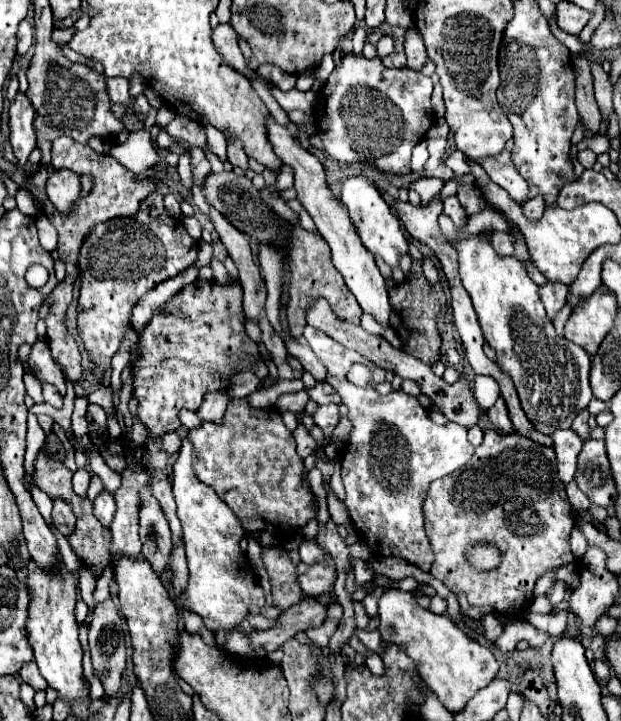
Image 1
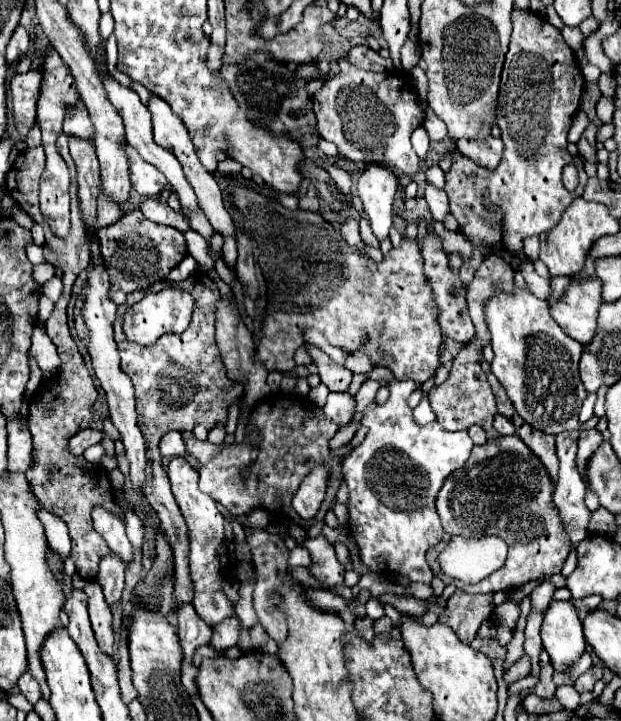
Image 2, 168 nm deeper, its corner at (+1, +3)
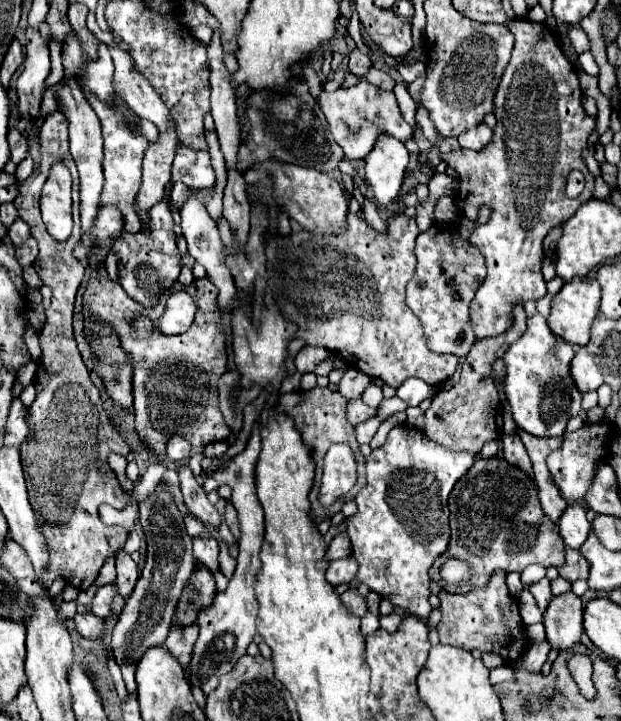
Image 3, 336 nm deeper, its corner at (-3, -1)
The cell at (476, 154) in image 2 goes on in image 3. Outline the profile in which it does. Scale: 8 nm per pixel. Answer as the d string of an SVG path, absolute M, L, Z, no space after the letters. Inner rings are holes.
M484 122L458 136L460 146L470 148L470 150L482 150L490 140L492 140L492 130Z

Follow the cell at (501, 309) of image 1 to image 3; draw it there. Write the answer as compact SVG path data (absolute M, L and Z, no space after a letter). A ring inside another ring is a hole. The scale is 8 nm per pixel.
M540 314L528 318L526 332L504 354L504 390L512 408L512 418L520 426L520 430L526 430L528 434L538 438L562 436L566 432L568 420L582 410L582 394L576 390L576 384L570 376L572 354L574 346L552 334L546 318L542 318Z

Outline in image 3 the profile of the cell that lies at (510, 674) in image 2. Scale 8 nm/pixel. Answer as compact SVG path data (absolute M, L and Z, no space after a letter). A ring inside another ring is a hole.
M546 640L538 642L538 644L532 644L526 654L524 654L524 668L528 672L540 672L540 668L544 666L546 658L548 658L548 652L550 652L550 644Z

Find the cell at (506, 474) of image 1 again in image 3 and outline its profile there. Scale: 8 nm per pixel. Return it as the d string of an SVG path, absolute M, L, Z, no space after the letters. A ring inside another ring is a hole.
M478 458L472 470L460 478L450 494L450 528L452 538L448 550L434 562L430 578L448 592L468 592L470 584L486 586L494 570L522 572L528 564L542 564L544 568L564 564L564 540L556 530L556 524L546 518L540 508L538 488L530 476L520 468L508 464L504 458ZM456 558L470 564L472 576L468 584L448 584L440 576L440 568L446 560Z

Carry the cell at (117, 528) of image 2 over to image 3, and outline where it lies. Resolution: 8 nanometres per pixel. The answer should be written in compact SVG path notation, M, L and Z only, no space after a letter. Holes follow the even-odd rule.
M120 552L116 558L116 586L118 586L118 592L124 600L132 594L136 580L138 580L136 562L130 558L130 554Z

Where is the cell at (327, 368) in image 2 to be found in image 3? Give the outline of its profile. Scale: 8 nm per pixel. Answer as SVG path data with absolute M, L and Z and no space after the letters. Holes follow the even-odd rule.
M350 368L340 384L338 384L338 392L346 398L346 400L356 400L356 398L362 398L362 392L366 390L366 386L372 384L372 378L368 378L366 374L360 374L360 370L356 368Z

